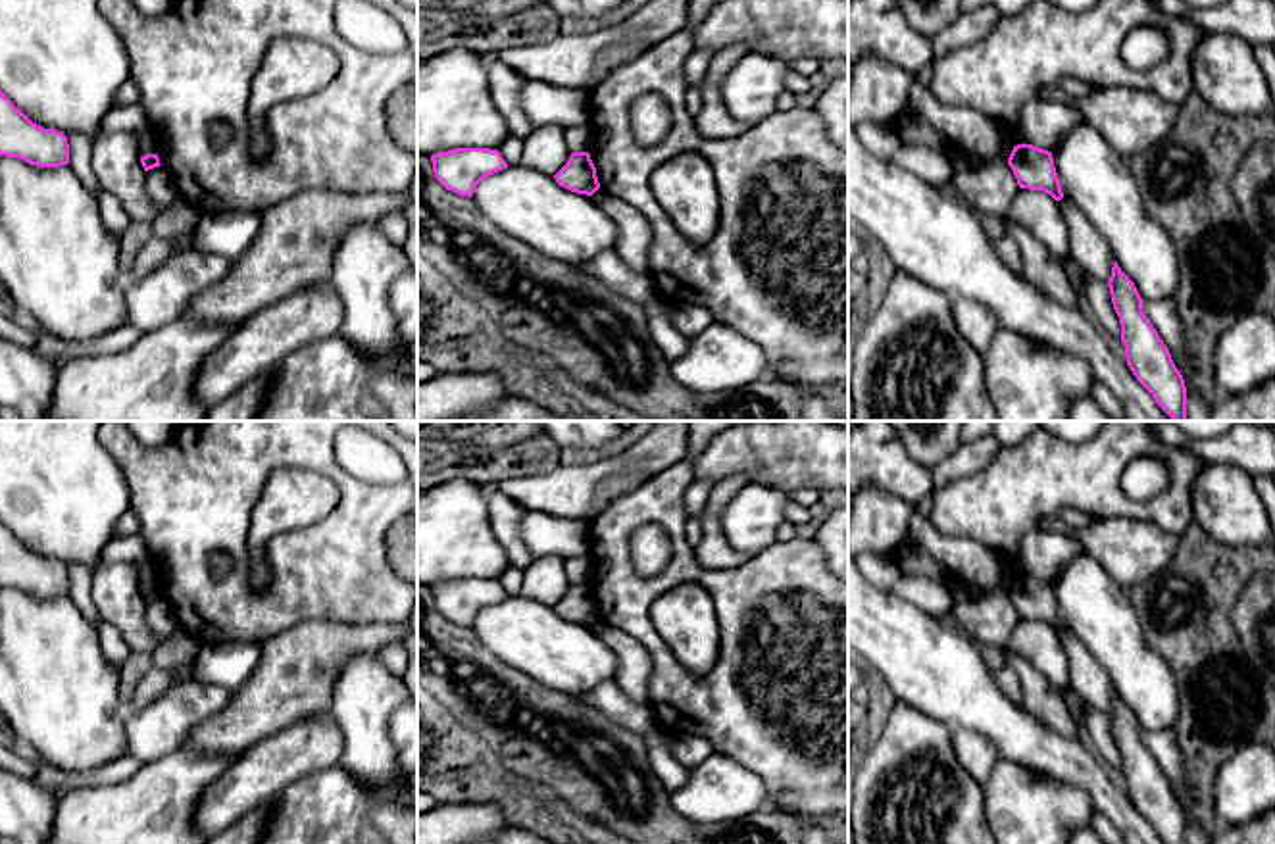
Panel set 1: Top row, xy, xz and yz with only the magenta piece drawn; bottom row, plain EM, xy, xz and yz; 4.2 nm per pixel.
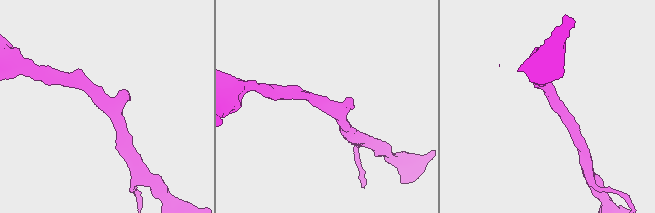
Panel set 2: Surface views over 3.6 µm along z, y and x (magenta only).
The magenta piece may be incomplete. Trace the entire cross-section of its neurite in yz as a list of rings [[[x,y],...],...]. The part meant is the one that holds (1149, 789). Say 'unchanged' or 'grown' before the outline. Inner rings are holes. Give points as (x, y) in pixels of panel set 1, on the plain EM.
unchanged; [[[1113,692],[1108,711],[1112,734],[1121,754],[1127,796],[1165,844],[1187,844],[1187,817],[1181,802],[1150,750],[1135,713]]]

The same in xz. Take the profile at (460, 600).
unchanged; [[[454,579],[431,586],[437,611],[460,627],[471,629],[477,615],[508,598],[498,581],[490,579]]]

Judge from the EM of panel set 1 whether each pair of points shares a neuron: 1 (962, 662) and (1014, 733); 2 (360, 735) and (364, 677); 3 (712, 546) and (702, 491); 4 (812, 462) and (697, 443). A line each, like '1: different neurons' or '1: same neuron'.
1: same neuron
2: same neuron
3: different neurons
4: different neurons

